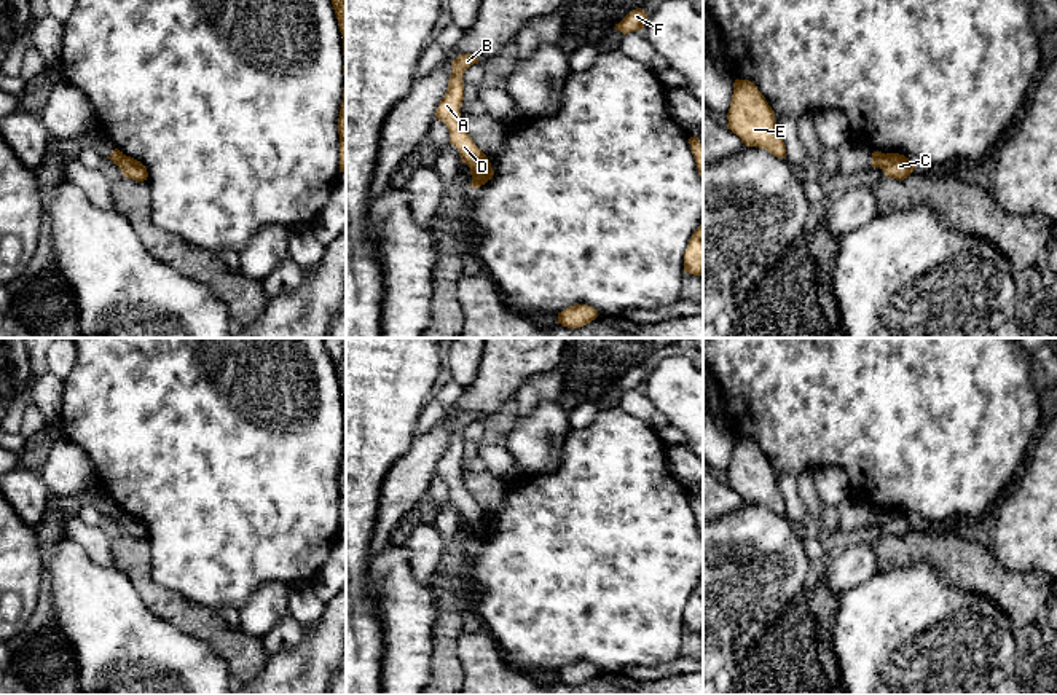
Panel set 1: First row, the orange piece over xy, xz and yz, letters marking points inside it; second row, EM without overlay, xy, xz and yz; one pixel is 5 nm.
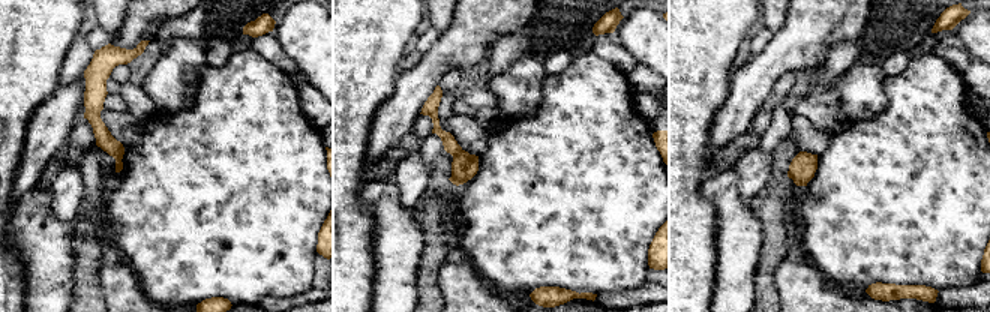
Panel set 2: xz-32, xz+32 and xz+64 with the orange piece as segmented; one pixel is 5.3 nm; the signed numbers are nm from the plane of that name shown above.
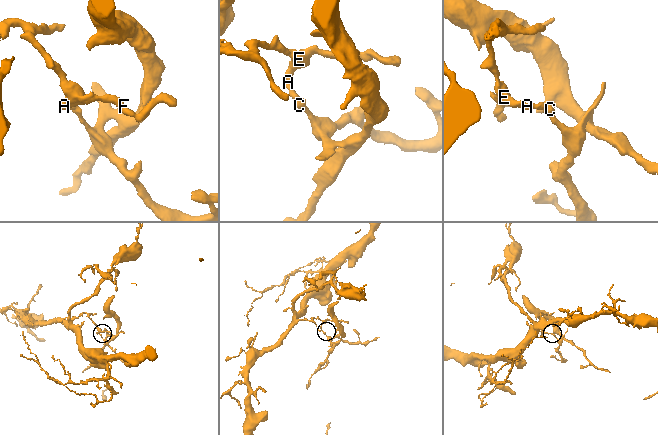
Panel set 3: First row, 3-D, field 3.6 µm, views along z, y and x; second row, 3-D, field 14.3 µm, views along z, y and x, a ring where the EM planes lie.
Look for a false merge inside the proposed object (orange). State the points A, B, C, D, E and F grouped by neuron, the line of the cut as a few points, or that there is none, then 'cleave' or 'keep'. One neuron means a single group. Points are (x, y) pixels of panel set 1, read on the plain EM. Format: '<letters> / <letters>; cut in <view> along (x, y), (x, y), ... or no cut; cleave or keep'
A B D E F / C; cut in xz along (485, 514), (471, 525); cleave

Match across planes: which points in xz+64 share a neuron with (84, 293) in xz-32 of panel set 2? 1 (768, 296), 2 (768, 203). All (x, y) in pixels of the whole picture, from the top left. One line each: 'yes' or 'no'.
1: yes
2: yes

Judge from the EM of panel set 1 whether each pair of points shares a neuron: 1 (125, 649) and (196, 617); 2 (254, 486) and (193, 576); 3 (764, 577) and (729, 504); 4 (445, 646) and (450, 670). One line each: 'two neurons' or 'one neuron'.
1: two neurons
2: one neuron
3: two neurons
4: one neuron

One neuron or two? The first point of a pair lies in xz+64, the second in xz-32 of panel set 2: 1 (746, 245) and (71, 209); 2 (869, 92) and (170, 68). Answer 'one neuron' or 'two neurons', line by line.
1: two neurons
2: one neuron

